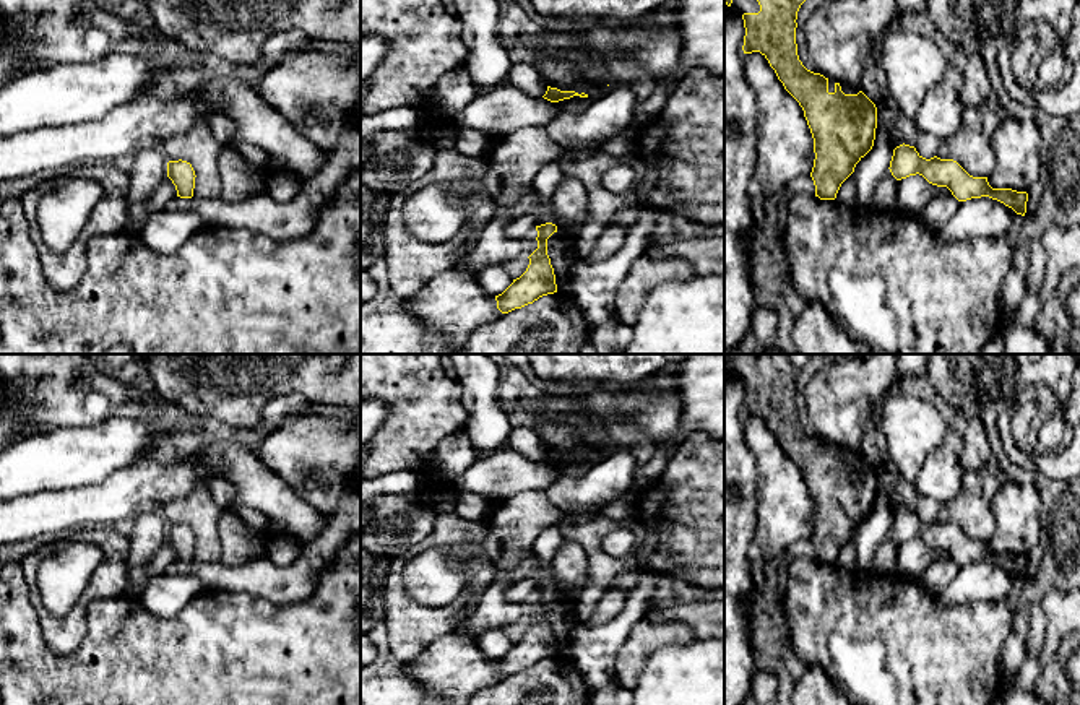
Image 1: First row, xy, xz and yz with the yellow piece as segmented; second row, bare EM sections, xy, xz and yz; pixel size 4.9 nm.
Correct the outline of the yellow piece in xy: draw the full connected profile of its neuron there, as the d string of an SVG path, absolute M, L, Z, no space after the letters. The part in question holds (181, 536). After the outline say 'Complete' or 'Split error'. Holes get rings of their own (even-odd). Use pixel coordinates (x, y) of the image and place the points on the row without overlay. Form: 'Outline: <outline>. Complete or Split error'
Outline: M169 525L167 526L167 541L172 544L177 554L177 560L192 562L195 552L195 534L187 525Z. Complete

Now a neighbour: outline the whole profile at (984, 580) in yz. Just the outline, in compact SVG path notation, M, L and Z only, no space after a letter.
M989 560L961 565L955 578L934 599L942 606L960 606L974 601L1007 601L1017 577Z

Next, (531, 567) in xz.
M534 556L523 560L513 572L512 572L512 582L518 583L521 580L536 577L538 578L538 590L552 586L559 590L562 583L554 573L552 564L542 564Z

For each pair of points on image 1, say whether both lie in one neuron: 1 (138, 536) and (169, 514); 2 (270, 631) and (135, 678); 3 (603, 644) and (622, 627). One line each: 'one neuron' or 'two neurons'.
1: two neurons
2: one neuron
3: one neuron

